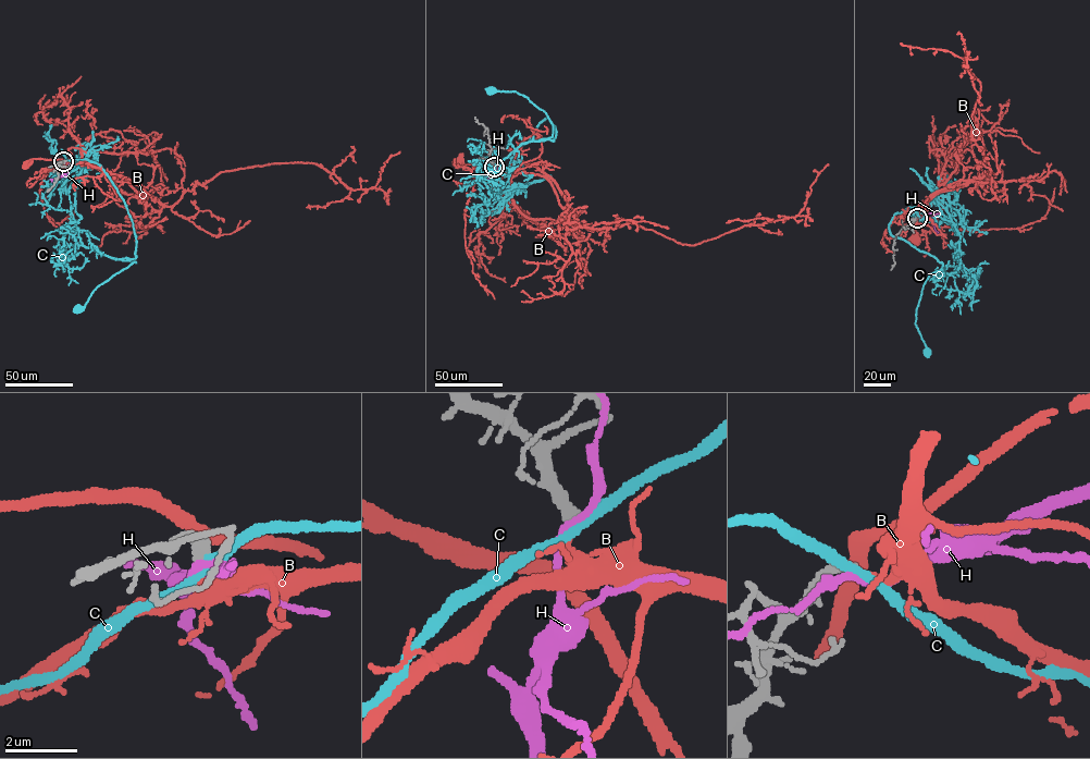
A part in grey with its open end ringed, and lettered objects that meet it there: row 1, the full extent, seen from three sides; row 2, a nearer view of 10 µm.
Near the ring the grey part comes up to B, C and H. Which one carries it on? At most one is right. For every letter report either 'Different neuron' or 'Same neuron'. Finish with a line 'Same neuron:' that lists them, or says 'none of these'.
B: Same neuron
C: Different neuron
H: Different neuron
Same neuron: B

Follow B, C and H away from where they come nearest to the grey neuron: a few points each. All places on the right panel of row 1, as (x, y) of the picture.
B: (917, 218), (930, 199), (930, 190), (933, 191), (932, 203), (915, 222), (916, 240)
C: (917, 217), (897, 212), (889, 229), (943, 264), (943, 272), (927, 279), (916, 309), (915, 325), (927, 352)
H: (917, 218), (932, 218), (934, 233)

